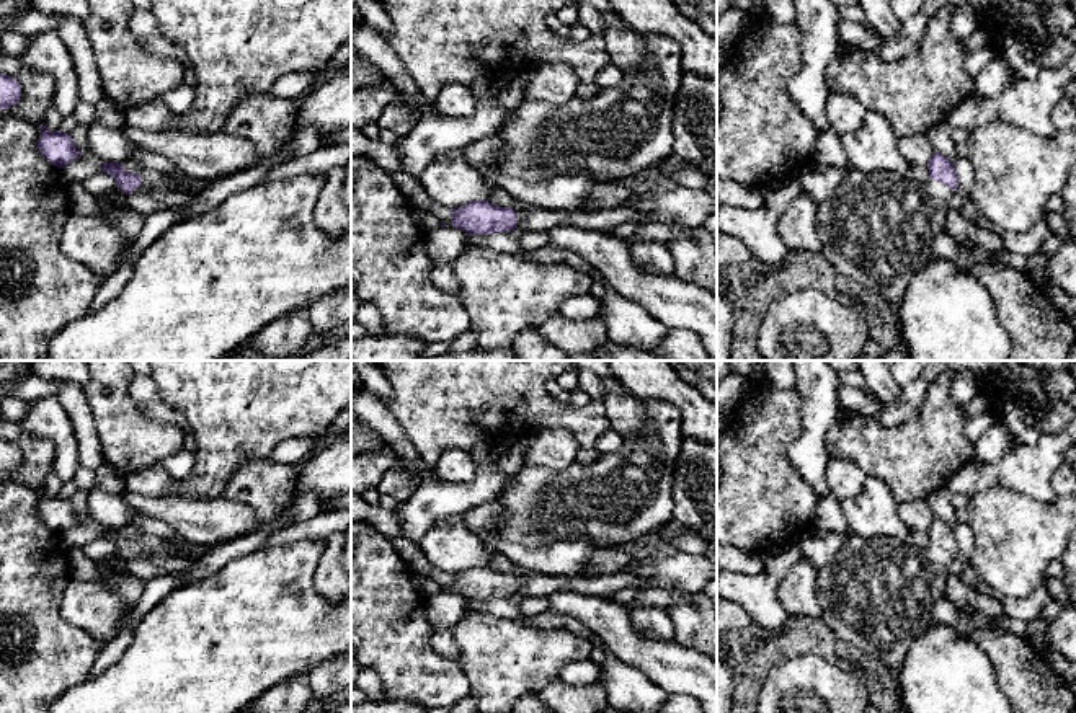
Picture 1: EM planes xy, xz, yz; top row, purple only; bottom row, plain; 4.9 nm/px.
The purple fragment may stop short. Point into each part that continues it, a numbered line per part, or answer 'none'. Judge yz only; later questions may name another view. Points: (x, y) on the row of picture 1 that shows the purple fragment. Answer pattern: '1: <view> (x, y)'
1: yz (879, 229)

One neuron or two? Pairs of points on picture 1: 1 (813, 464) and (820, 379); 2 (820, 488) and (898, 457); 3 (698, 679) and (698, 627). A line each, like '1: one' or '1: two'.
1: one
2: two
3: two

